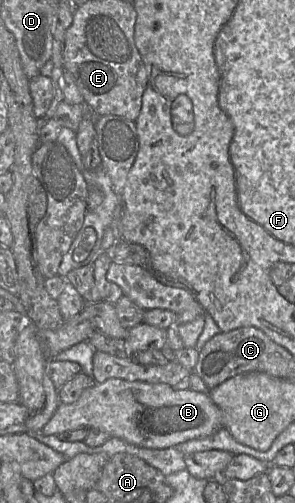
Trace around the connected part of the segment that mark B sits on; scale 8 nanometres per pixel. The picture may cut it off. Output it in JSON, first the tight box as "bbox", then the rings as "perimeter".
{"bbox":[41,378,223,449],"perimeter":[[[111,378],[85,389],[74,403],[60,403],[41,433],[58,435],[82,427],[105,431],[138,447],[164,449],[209,436],[223,426],[222,413],[208,393],[190,388],[176,390],[165,383]]]}

